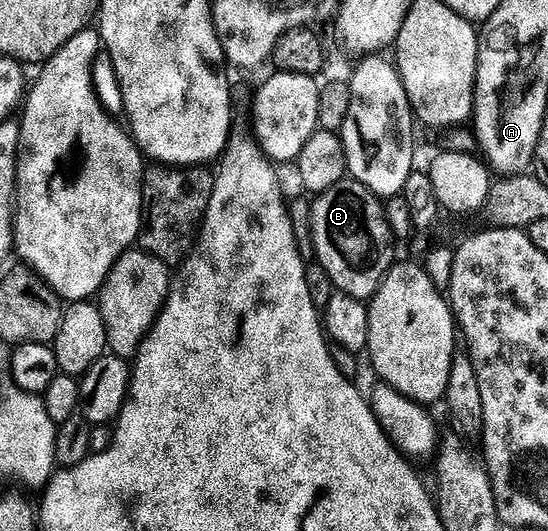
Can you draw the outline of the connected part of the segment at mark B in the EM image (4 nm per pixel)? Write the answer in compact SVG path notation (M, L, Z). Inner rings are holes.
M346 178L331 186L331 190L320 193L312 206L316 263L331 274L331 282L338 293L356 300L372 300L395 263L395 237L385 216L382 197L358 180Z

